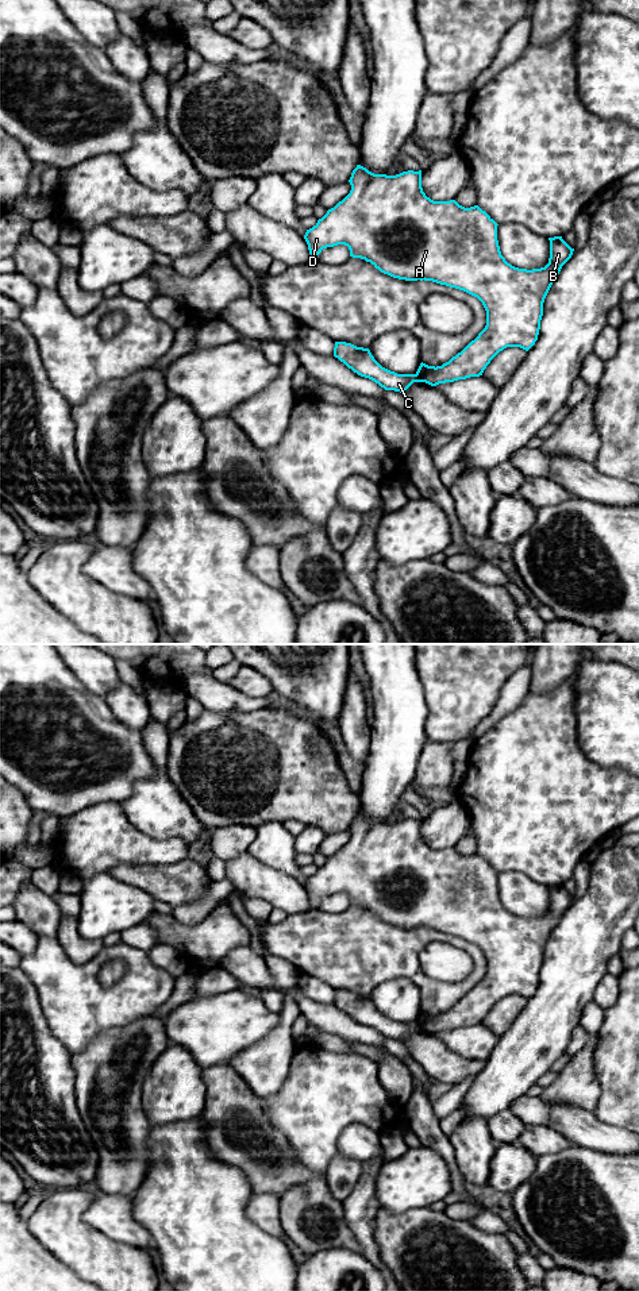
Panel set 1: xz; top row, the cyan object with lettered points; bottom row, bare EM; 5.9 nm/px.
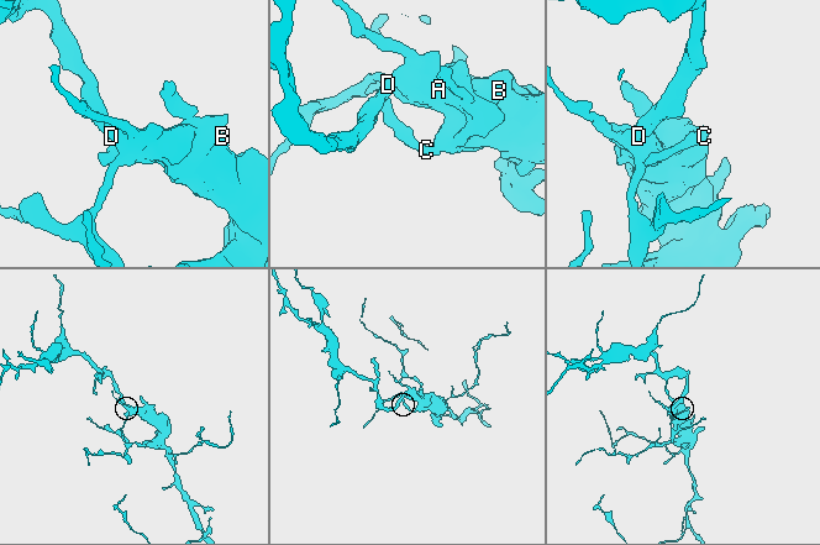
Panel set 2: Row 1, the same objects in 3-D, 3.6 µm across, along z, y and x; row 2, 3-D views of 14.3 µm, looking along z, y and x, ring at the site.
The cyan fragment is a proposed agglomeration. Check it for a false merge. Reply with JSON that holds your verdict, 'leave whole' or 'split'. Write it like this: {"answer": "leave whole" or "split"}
{"answer": "split"}

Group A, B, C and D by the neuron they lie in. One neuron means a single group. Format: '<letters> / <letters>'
A B D / C

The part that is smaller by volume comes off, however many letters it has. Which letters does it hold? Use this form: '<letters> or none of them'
C

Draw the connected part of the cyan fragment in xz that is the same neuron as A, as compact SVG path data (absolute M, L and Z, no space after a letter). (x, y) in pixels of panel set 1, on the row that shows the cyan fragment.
M357 165L349 180L350 193L334 208L307 230L304 239L308 244L312 261L323 248L344 244L350 257L370 262L381 273L405 281L432 281L440 285L463 290L477 297L486 311L486 325L461 352L442 366L420 363L416 374L423 382L436 386L470 377L482 375L490 361L507 347L520 347L528 351L538 340L540 320L543 316L544 298L558 277L562 266L571 258L571 248L562 236L548 238L548 263L540 269L519 269L512 266L501 255L497 240L497 223L478 205L465 208L455 200L434 201L426 196L421 188L421 170L403 172L396 176L374 174L366 167Z

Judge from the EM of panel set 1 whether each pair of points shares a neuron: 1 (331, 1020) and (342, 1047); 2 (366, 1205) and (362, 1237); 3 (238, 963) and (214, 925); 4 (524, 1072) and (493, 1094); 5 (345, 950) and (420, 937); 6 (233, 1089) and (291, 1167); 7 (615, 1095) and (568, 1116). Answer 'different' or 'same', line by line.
1: different
2: same
3: different
4: same
5: same
6: same
7: different

